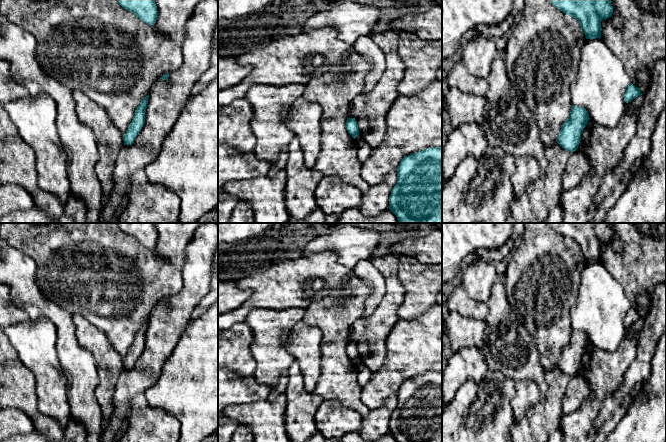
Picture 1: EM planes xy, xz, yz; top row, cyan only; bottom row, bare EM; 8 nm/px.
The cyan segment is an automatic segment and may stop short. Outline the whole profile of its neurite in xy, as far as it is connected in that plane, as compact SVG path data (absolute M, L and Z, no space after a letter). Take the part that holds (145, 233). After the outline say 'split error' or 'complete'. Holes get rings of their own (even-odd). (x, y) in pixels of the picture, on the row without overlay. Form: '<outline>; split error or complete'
M116 223L127 235L132 236L140 244L154 249L157 244L158 235L154 223Z; complete

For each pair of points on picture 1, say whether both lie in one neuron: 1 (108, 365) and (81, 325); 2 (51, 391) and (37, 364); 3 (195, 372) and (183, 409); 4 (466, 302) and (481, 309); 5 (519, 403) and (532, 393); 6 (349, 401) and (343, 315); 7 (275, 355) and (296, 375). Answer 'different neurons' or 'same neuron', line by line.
1: same neuron
2: same neuron
3: same neuron
4: same neuron
5: same neuron
6: same neuron
7: different neurons

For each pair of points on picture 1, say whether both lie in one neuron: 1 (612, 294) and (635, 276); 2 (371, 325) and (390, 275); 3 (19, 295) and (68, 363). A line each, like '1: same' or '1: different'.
1: different
2: same
3: same

